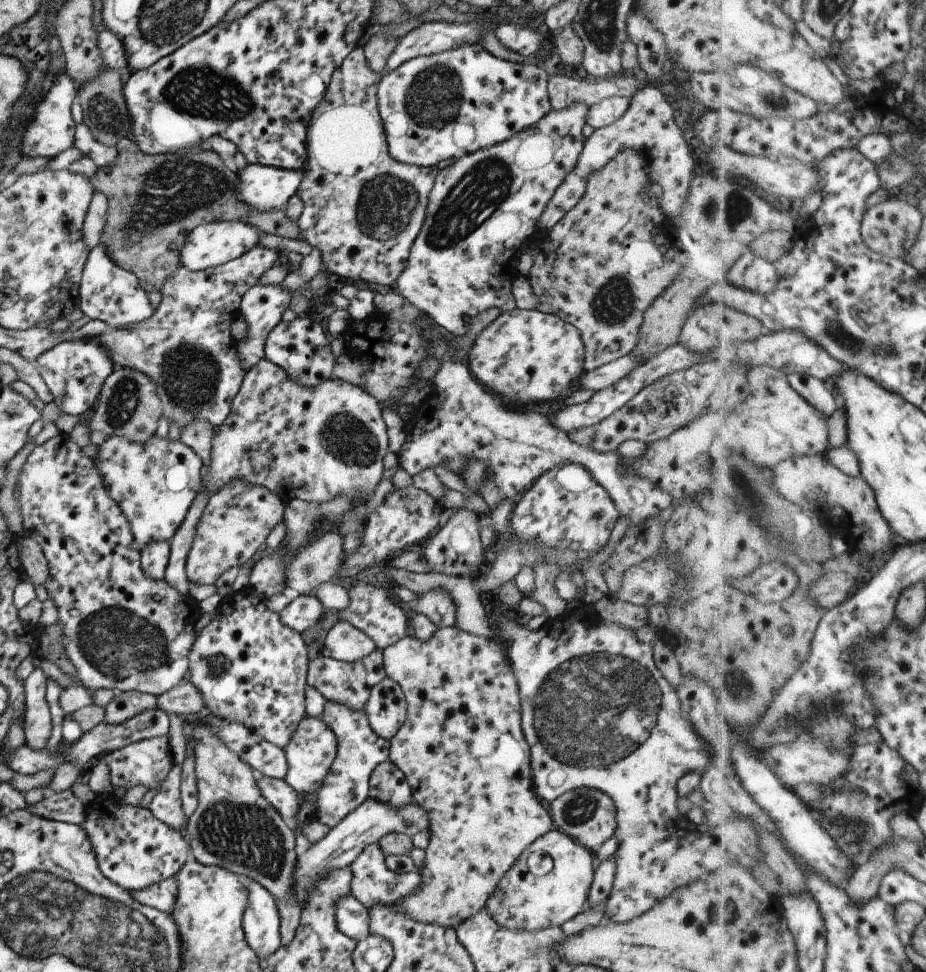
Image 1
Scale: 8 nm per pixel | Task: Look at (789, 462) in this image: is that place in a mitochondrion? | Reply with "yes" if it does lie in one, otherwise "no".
no

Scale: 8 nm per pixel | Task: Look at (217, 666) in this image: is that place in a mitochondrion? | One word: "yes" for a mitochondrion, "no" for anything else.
yes

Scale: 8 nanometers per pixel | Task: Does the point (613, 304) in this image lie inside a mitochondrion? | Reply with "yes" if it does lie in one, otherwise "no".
yes

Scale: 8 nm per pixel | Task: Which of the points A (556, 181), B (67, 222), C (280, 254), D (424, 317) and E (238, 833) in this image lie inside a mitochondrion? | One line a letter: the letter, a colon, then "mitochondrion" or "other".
A: other
B: mitochondrion
C: other
D: other
E: mitochondrion

